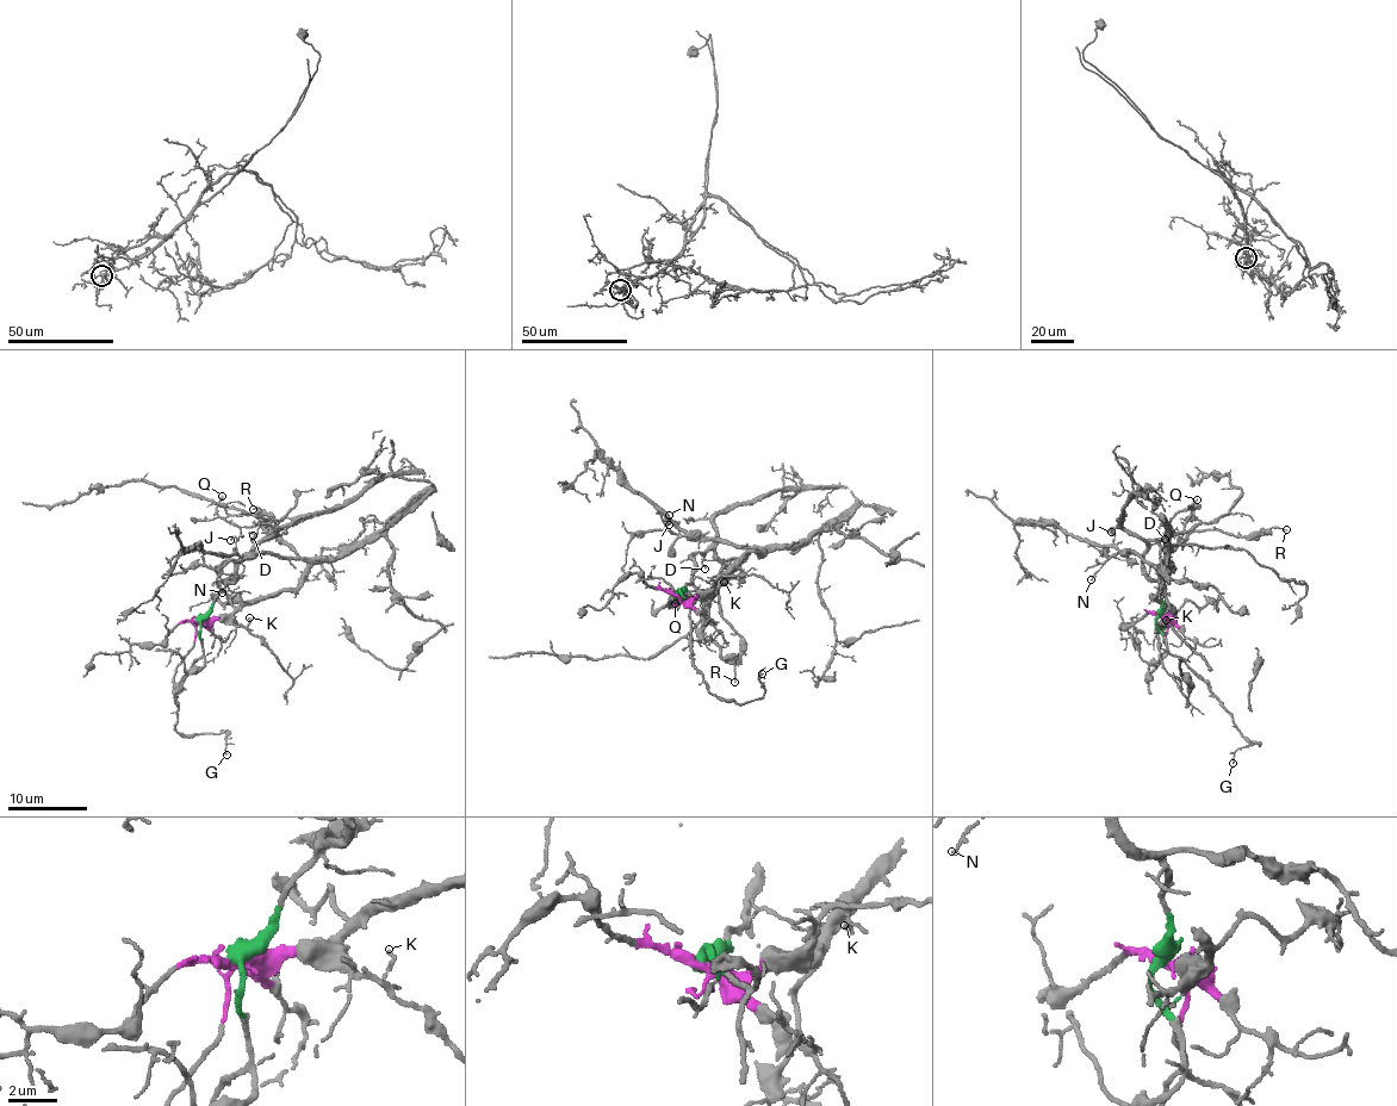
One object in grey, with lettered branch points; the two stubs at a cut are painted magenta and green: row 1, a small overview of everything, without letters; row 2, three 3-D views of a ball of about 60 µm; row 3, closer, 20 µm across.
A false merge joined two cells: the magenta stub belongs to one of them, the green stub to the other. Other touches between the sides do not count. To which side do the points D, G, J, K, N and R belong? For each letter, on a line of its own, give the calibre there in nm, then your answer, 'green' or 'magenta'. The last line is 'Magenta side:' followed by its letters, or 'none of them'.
D: 110 nm | green
G: 120 nm | green
J: 110 nm | magenta
K: 130 nm | magenta
N: 120 nm | magenta
R: 90 nm | magenta
Magenta side: J, K, N, R

